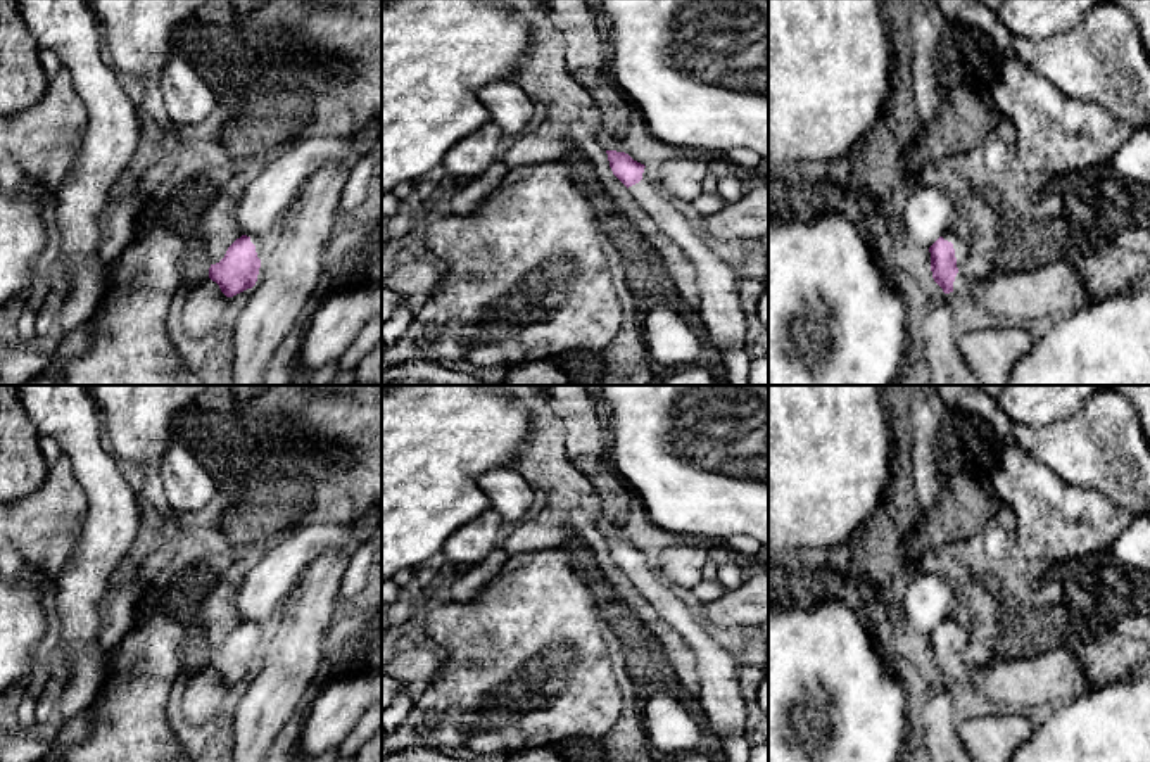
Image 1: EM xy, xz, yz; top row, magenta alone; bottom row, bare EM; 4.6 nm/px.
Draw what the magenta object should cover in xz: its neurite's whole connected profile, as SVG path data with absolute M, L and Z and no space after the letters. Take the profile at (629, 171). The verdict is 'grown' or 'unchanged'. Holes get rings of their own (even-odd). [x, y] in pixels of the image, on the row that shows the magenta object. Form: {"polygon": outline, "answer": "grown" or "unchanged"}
{"polygon": "M606 150L606 154L613 175L630 190L639 206L692 263L701 302L699 314L722 365L722 356L736 346L744 346L746 337L746 316L737 294L739 276L736 275L734 266L722 261L703 242L699 232L691 225L691 221L668 202L667 194L656 185L651 168L634 161L625 152Z", "answer": "grown"}

